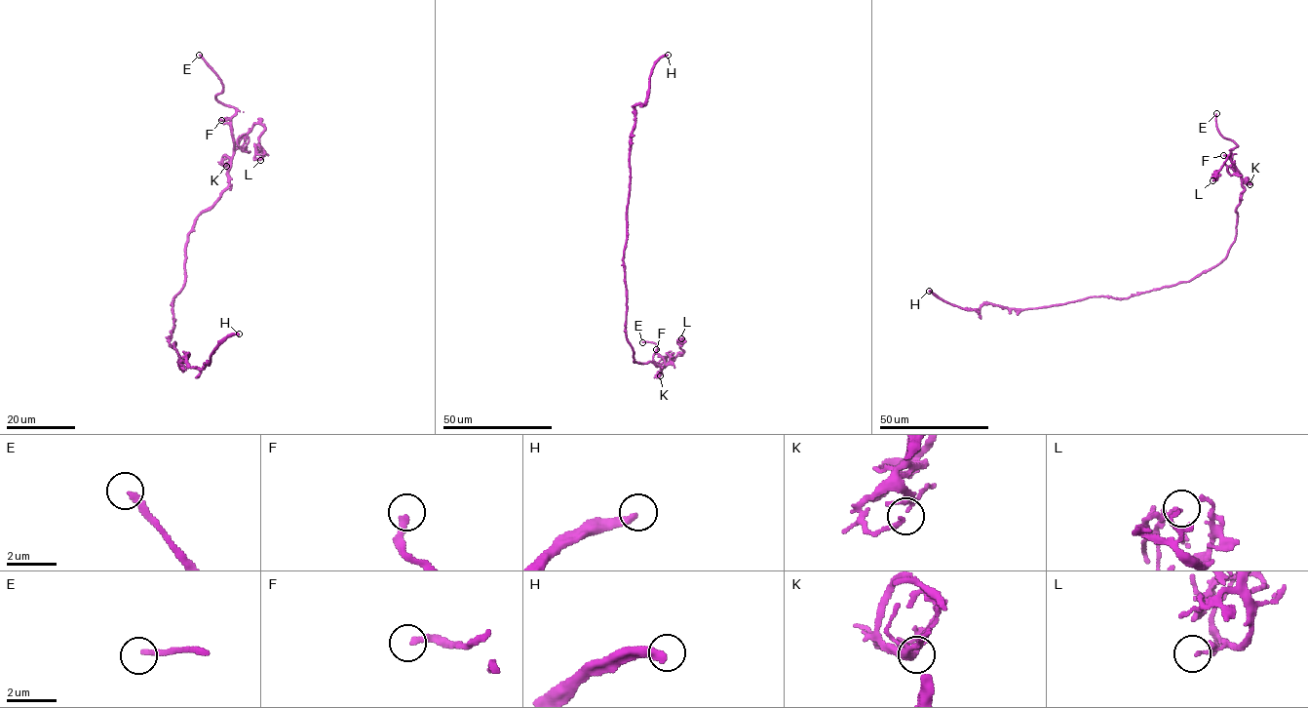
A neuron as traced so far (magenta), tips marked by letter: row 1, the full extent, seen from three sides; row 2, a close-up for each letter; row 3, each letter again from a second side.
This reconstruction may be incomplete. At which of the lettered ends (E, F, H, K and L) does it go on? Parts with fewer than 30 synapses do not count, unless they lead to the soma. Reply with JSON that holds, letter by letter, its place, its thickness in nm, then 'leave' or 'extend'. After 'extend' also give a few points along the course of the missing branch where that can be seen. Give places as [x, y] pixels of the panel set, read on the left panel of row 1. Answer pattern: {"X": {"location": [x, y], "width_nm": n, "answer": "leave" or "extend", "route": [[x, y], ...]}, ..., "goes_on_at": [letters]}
{"E": {"location": [199, 55], "width_nm": 220, "answer": "extend", "route": [[199, 55], [189, 20], [179, 13]]}, "F": {"location": [221, 120], "width_nm": 240, "answer": "leave"}, "H": {"location": [239, 334], "width_nm": 340, "answer": "extend"}, "K": {"location": [226, 166], "width_nm": 200, "answer": "leave"}, "L": {"location": [260, 160], "width_nm": 130, "answer": "leave"}, "goes_on_at": ["E", "H"]}

